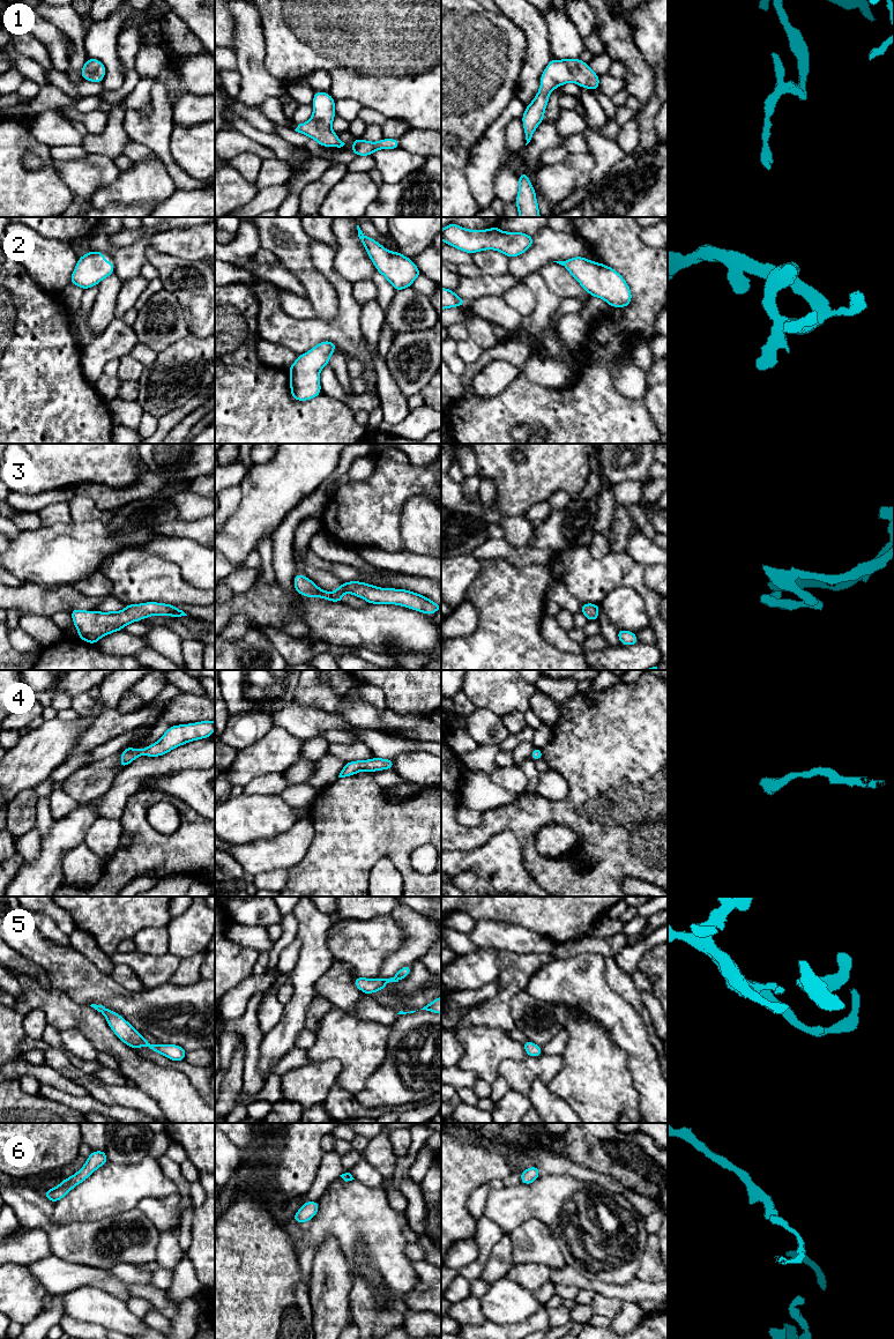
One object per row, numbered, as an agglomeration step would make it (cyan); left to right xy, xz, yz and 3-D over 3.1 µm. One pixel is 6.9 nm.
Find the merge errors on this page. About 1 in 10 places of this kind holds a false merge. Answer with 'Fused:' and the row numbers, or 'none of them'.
Fused: none of them

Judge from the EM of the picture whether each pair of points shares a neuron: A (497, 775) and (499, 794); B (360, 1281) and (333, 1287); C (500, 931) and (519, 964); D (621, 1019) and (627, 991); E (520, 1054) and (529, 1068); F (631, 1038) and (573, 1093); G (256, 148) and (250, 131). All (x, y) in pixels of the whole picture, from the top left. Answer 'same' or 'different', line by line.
A: different
B: different
C: different
D: different
E: different
F: different
G: different

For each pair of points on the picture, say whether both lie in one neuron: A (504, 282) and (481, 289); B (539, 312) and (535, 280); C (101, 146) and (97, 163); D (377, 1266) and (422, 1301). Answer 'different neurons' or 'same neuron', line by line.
A: same neuron
B: same neuron
C: different neurons
D: different neurons

